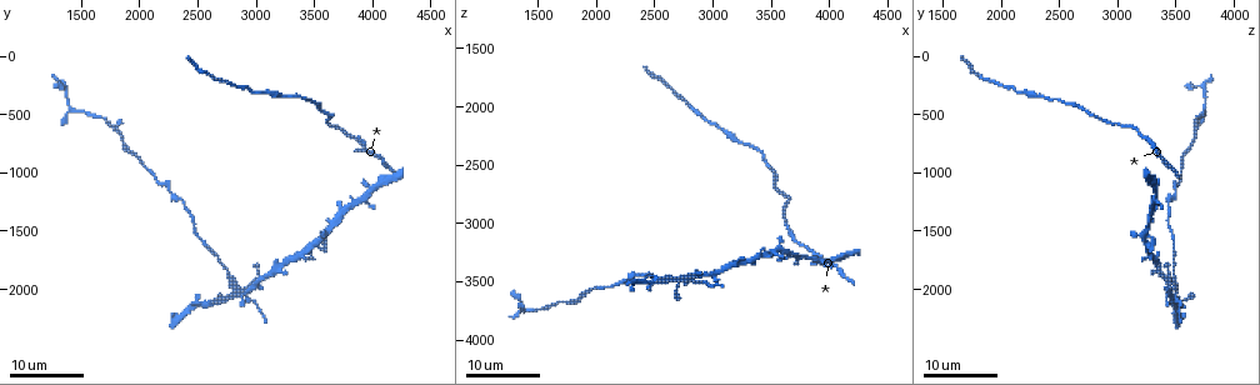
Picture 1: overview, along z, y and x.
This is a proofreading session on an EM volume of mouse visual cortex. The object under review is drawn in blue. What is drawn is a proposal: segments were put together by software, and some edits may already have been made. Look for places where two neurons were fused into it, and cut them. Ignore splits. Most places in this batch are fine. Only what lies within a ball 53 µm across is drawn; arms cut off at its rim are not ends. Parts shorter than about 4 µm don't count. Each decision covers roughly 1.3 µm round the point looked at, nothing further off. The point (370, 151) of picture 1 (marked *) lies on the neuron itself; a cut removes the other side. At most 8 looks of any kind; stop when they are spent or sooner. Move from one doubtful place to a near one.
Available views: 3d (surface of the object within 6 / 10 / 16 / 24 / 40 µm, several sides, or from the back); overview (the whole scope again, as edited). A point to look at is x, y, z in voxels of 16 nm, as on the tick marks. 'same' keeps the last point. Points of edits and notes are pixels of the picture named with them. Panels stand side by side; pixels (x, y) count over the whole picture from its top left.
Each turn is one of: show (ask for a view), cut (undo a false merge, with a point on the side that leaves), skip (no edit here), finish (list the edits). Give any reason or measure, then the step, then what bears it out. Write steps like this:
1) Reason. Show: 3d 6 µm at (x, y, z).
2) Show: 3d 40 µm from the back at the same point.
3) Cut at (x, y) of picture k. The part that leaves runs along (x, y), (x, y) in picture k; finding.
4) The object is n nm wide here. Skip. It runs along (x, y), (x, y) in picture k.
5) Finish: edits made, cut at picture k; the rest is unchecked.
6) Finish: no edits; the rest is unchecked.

Calibre changes. Show: 3d 16 µm at (3560, 440, 2680).

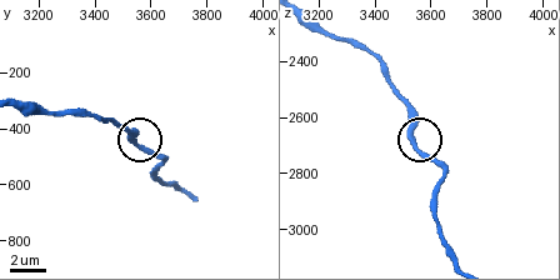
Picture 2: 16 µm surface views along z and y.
Zoom in. Show: 3d 6 µm at (3550, 450, 2690).

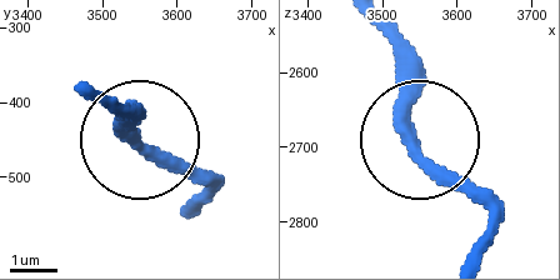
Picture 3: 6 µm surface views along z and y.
Skip. It runs along (474, 253), (483, 205), (410, 121), (410, 41) in picture 3; continuous, no second neuron.

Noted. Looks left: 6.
Show: 3d 16 µm at (2240, 1140, 3500).

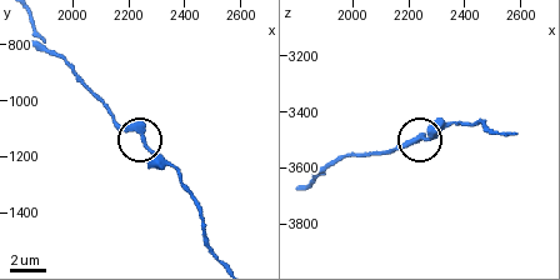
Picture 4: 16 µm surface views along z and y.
Show: 3d 10 µm at (2260, 1150, 3490).

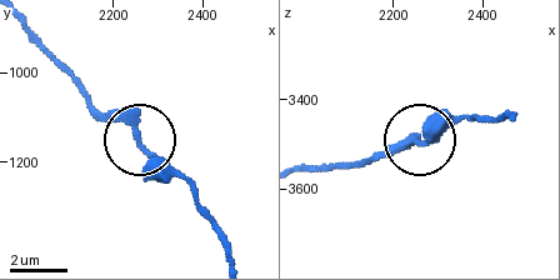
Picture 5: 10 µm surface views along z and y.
Show: 3d 10 µm from the back at (2255, 1145, 3500).

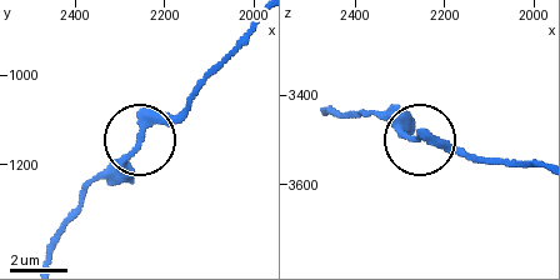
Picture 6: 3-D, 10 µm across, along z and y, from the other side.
Skip. Continuous, no second neuron.

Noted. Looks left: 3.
Three-way junction. Show: 3d 16 µm at (1720, 620, 3680).

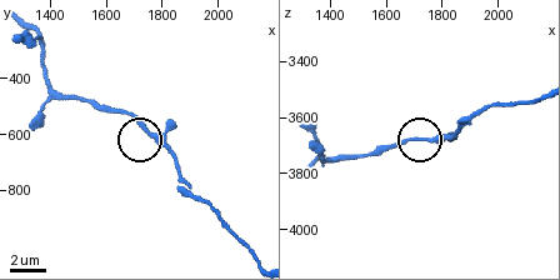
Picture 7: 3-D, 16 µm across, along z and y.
Show: 3d 10 µm at (1760, 590, 3670).

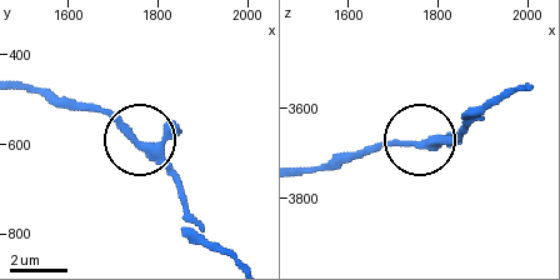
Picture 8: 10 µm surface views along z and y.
3 arms meet here. Skip. It runs along (520, 86), (464, 134), (365, 149) in picture 8; continuous, no second neuron.

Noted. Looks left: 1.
Finish: no edits; the rest is unchecked.

